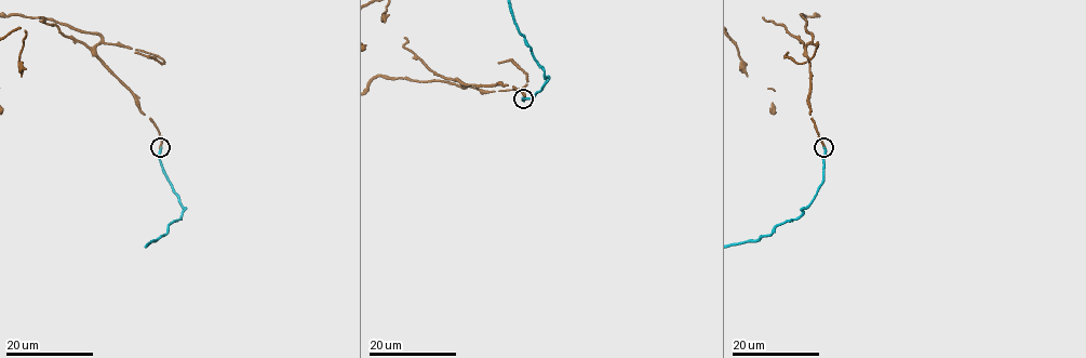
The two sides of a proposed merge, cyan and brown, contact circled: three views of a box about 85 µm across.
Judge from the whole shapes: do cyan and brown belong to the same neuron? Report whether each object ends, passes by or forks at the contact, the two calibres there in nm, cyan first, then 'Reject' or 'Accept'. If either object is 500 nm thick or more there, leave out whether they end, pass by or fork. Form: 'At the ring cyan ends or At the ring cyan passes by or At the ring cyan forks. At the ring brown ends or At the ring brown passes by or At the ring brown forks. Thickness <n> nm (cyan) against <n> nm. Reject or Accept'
At the ring cyan ends. At the ring brown ends. Thickness 240 nm (cyan) against 240 nm. Reject

